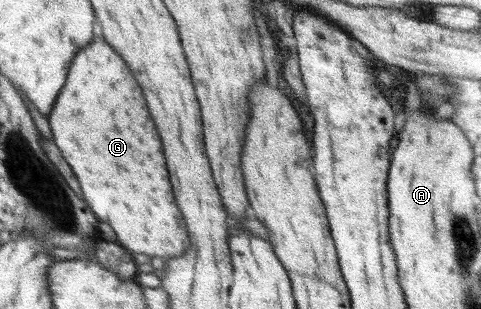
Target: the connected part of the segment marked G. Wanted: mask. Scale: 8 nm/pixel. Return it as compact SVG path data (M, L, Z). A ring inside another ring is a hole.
M99 36L75 55L72 75L67 75L68 87L60 91L60 103L56 103L56 111L51 111L47 117L55 140L53 143L62 151L62 157L78 177L88 207L114 229L113 235L116 235L122 247L134 255L144 253L150 257L174 259L187 253L191 247L187 223L174 201L166 161L162 155L162 143L142 97L142 89L114 49Z

